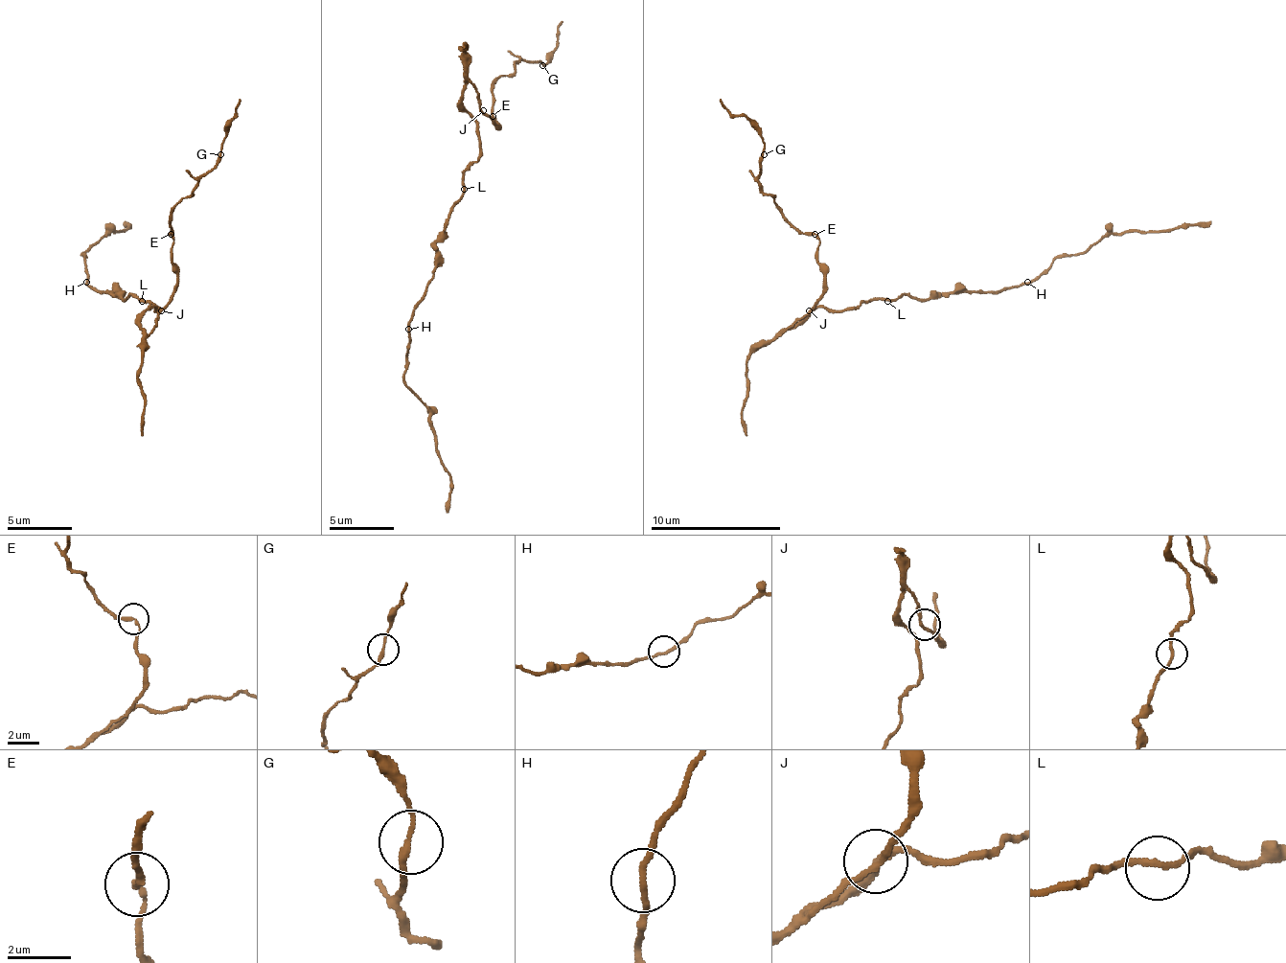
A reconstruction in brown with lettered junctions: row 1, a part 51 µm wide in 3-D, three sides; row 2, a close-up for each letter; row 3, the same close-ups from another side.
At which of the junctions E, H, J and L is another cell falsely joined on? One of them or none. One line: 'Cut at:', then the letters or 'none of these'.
Cut at: none of these

